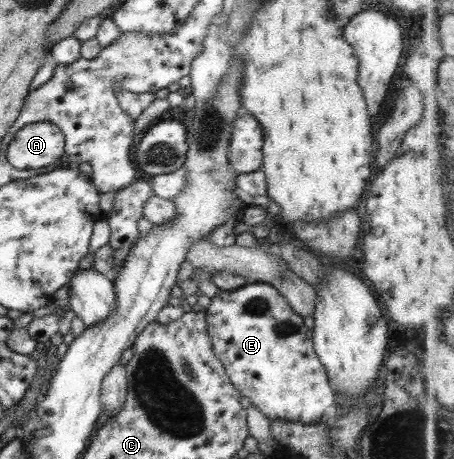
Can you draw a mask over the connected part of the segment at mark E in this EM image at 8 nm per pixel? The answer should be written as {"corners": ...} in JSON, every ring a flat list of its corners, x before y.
{"corners":[[257,281,240,286,232,292,218,290,210,298,205,310,206,333,210,339,212,354,220,361,232,387,250,400,268,419,300,422,302,425,314,425,320,421,324,410,336,404,338,394,330,384,322,363,316,357,311,332,304,327,303,318,298,316,283,296,272,286]]}

